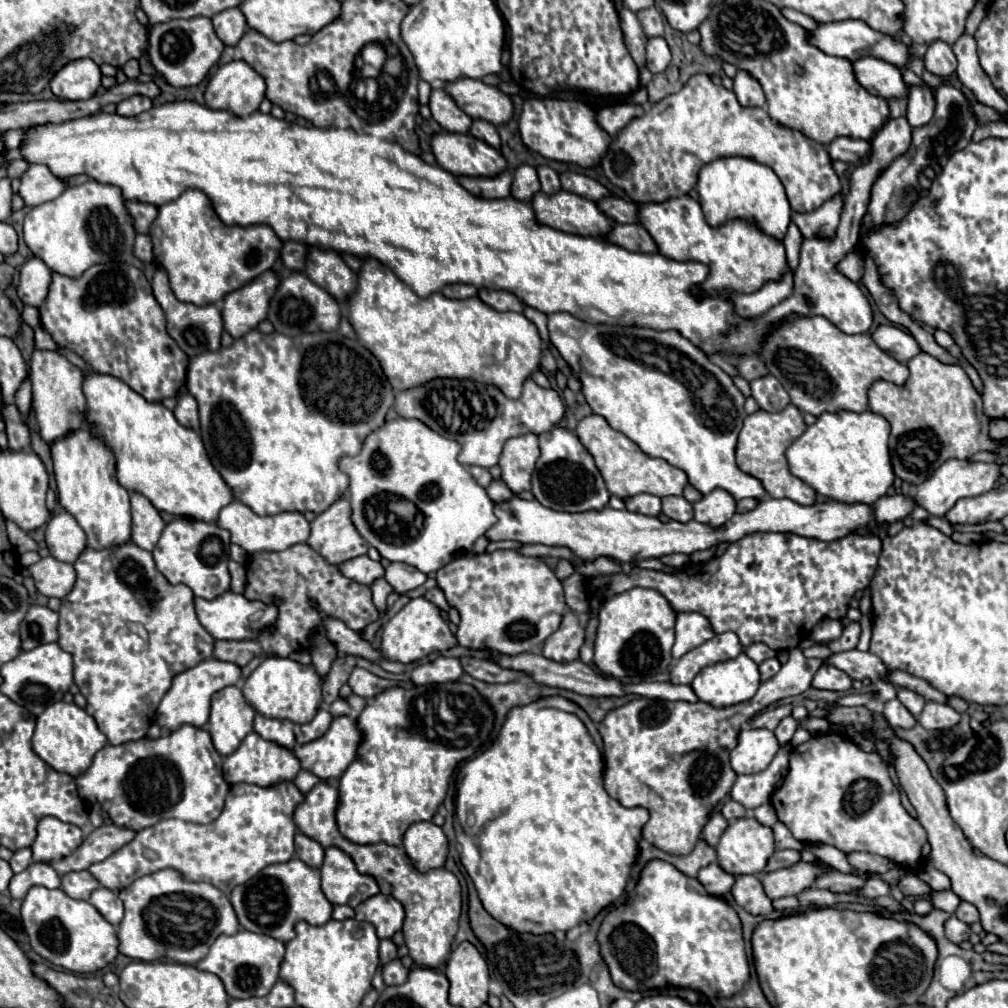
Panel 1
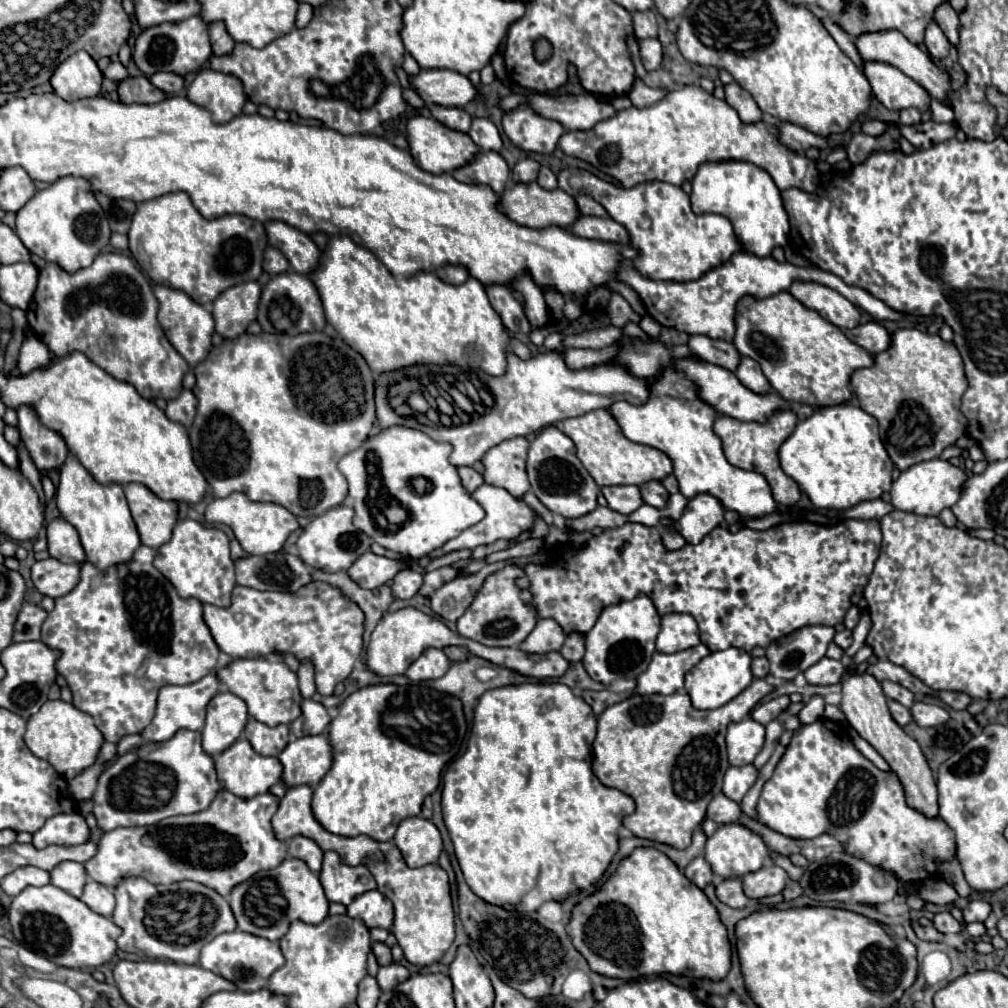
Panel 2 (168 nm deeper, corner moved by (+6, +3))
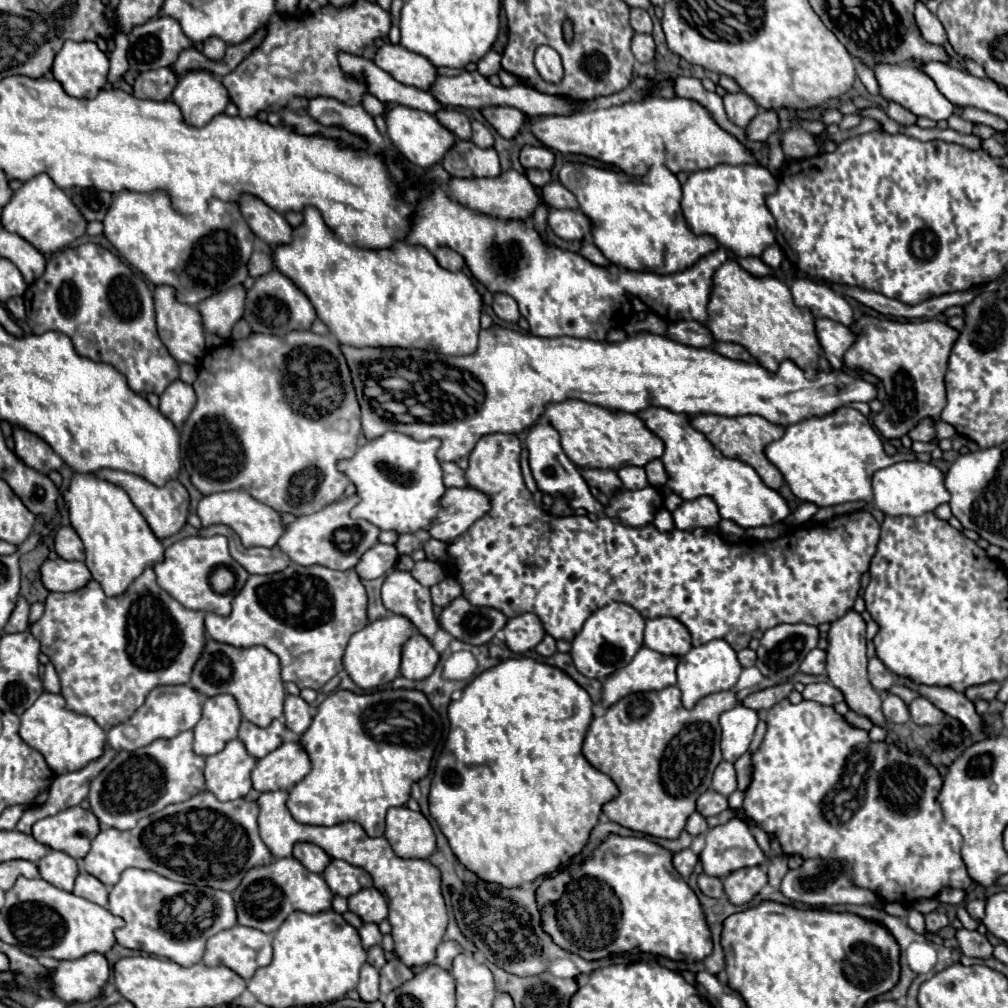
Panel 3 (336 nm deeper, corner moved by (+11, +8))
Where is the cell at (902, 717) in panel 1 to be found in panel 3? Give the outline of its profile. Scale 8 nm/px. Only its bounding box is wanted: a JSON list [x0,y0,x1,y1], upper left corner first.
[882,694,910,724]

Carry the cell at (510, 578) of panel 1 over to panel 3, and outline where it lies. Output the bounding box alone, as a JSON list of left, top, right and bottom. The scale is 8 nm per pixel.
[438,598,508,644]

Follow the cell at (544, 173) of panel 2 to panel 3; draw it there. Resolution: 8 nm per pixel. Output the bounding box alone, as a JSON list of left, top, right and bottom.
[526,168,550,186]

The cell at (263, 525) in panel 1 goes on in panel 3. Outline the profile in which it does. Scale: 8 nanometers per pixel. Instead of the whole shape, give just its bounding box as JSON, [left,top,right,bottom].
[196,490,284,548]

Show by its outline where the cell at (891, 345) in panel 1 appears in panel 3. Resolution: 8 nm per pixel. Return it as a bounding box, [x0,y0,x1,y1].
[816,318,856,370]

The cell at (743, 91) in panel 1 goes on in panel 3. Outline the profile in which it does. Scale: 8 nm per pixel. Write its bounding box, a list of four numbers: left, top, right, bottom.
[724,92,758,128]

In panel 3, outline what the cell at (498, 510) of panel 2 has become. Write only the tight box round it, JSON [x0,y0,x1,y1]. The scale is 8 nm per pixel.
[428,488,488,542]

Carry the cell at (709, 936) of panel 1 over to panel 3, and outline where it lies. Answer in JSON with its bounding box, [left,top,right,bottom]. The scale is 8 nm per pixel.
[536,834,712,960]

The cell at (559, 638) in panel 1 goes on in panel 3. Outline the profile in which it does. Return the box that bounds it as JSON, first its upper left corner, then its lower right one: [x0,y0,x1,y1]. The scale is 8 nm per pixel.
[504,614,544,654]

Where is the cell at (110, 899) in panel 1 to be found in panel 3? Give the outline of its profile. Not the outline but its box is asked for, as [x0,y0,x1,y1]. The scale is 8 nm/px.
[72,870,108,906]

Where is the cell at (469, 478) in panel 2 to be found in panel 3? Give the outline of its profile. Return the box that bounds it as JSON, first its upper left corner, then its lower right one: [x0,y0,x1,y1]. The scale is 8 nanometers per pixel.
[442,462,466,488]

